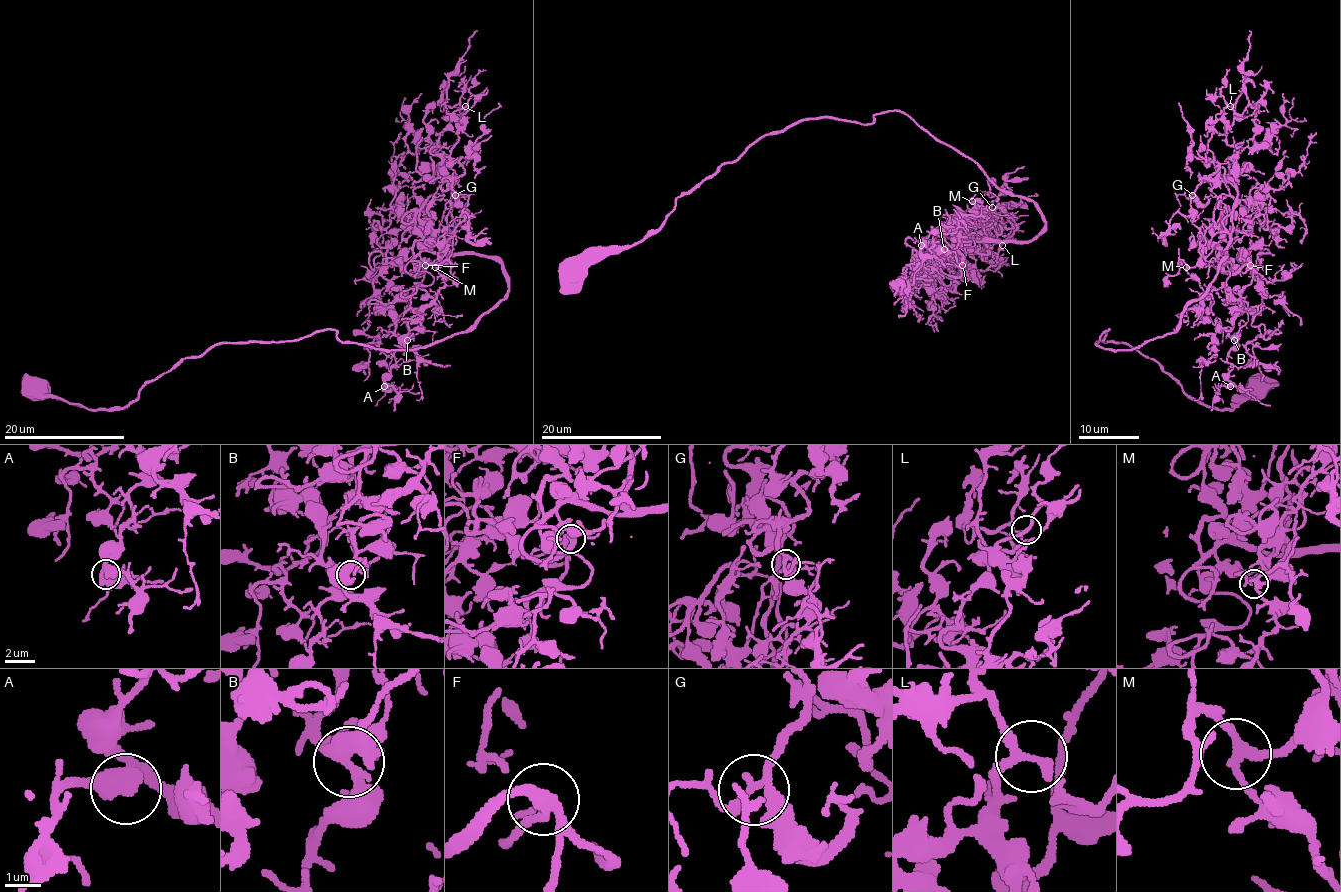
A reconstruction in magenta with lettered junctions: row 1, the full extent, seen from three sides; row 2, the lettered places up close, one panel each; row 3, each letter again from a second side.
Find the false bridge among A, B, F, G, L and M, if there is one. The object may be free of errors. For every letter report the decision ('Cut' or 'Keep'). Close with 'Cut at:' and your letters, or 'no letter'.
A: Keep
B: Keep
F: Keep
G: Keep
L: Keep
M: Keep
Cut at: no letter

